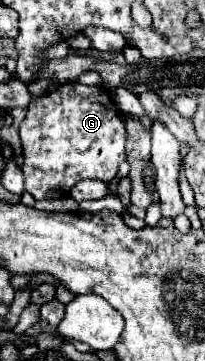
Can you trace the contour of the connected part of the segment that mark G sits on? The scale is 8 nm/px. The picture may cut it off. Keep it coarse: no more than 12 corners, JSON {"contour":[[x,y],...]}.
{"contour":[[98,85],[36,97],[20,125],[24,183],[60,199],[112,181],[126,123]]}

